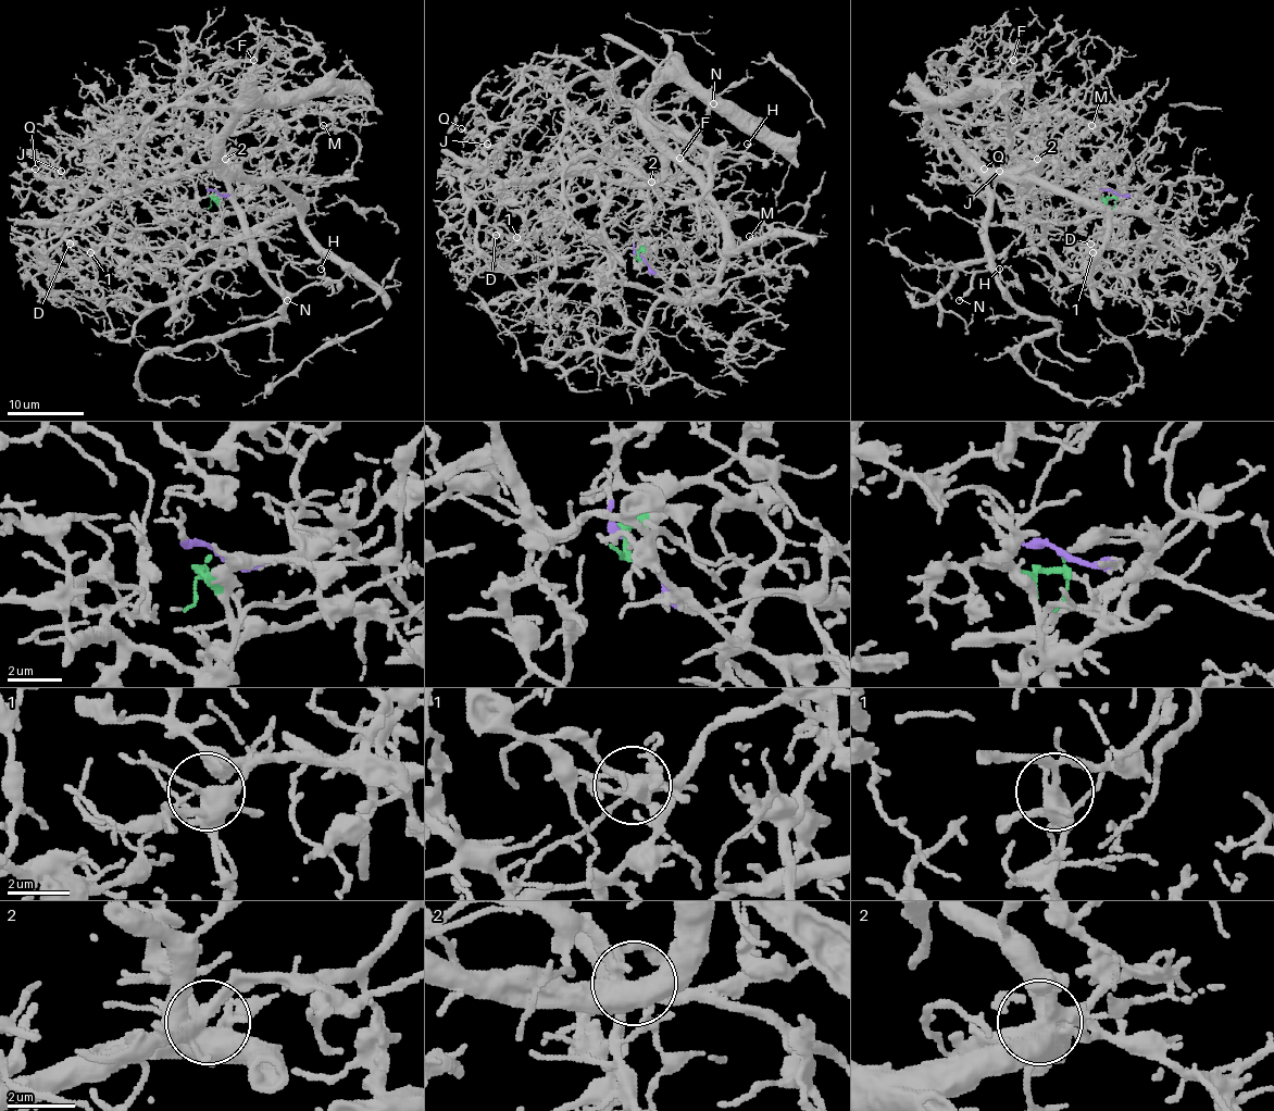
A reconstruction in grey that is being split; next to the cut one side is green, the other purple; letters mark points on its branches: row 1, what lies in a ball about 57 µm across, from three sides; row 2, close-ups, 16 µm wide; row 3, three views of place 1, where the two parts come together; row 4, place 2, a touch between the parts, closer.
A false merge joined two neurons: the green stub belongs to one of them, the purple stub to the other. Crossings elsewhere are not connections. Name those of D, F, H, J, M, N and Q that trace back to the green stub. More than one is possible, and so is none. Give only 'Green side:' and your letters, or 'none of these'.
Green side: D, F, J, M, Q

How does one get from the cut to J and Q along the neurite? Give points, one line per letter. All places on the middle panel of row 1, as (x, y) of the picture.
J: (641, 260), (613, 248), (594, 177), (563, 164), (562, 91), (482, 123), (474, 144), (487, 144)
Q: (641, 260), (648, 252), (613, 248), (594, 177), (563, 164), (562, 91), (535, 91), (499, 123), (461, 128)

